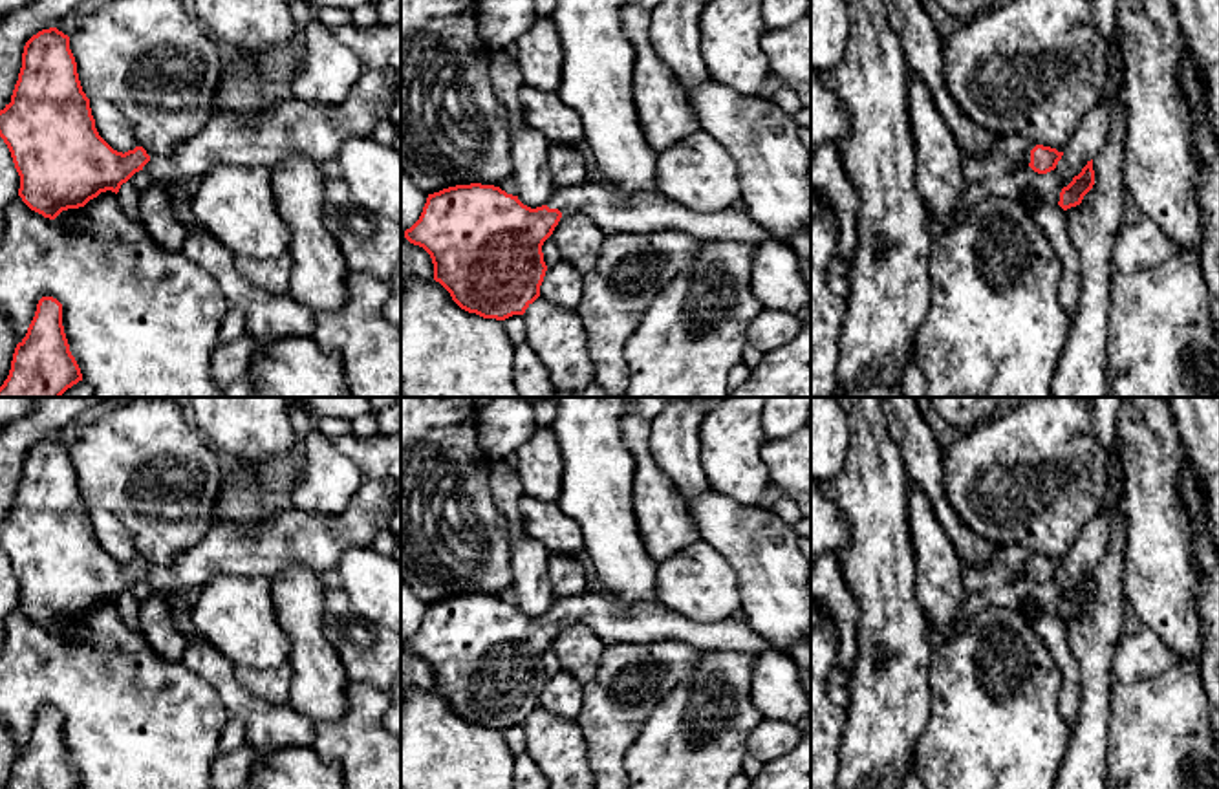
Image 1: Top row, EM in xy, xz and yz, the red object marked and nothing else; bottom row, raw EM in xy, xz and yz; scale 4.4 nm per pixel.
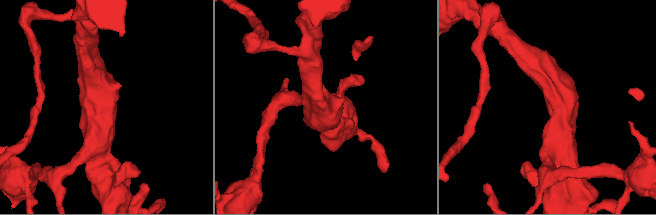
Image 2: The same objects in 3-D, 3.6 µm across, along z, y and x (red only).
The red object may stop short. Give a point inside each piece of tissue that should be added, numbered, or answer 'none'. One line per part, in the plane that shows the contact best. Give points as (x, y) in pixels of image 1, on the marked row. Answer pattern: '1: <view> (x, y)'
1: xz (612, 211)

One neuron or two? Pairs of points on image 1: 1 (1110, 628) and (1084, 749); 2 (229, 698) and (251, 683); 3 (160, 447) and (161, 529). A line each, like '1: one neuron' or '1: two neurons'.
1: one neuron
2: two neurons
3: one neuron

